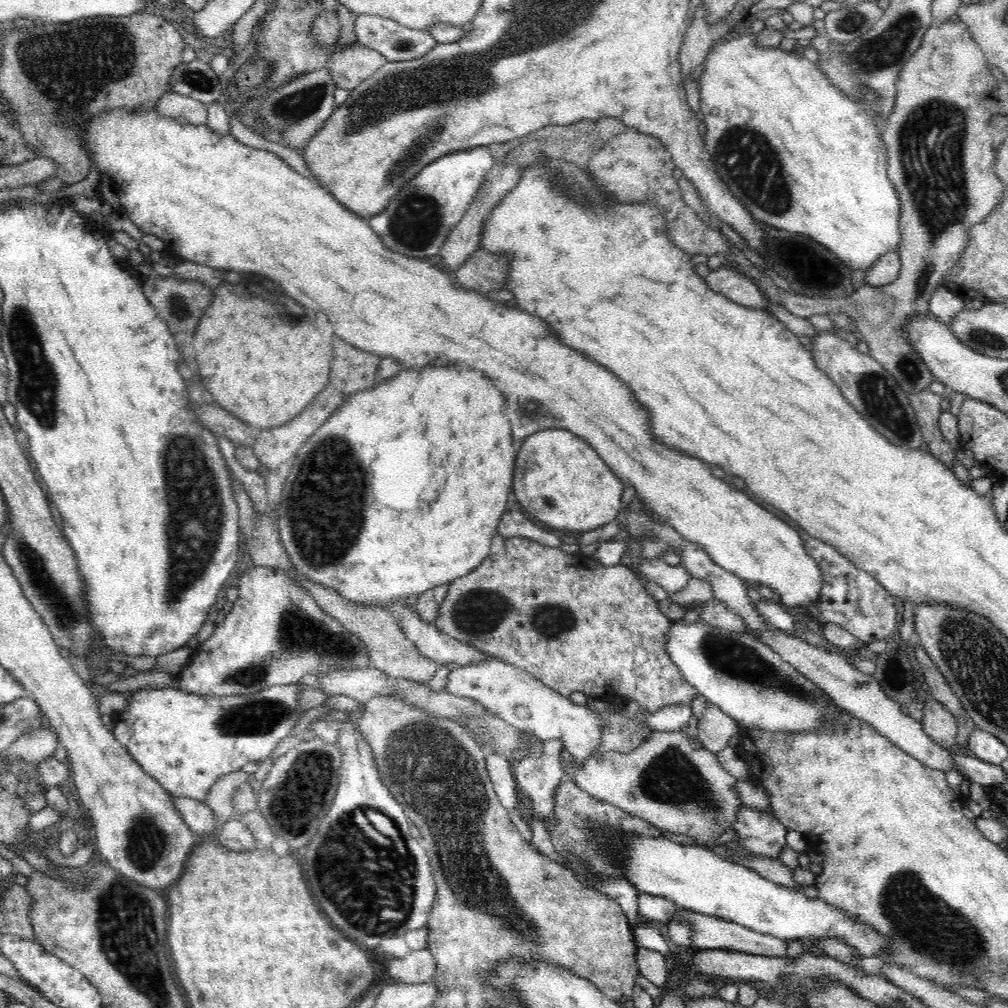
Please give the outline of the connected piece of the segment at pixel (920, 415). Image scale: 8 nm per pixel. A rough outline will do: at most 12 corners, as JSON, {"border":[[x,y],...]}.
{"border":[[926,388],[909,399],[927,450],[951,469],[960,455],[939,427],[943,396]]}

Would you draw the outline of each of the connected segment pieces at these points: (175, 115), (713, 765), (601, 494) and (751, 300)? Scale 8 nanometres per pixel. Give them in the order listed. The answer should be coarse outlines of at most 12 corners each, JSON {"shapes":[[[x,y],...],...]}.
{"shapes":[[[174,92],[155,104],[162,116],[198,126],[209,104]],[[683,730],[575,760],[593,797],[696,845],[731,830],[736,777]],[[572,432],[522,444],[512,486],[548,526],[622,511],[622,482]],[[738,267],[710,271],[708,288],[768,311],[763,291]]]}

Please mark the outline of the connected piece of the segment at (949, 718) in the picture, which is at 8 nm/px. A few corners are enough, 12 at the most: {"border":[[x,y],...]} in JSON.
{"border":[[934,698],[923,703],[924,733],[950,749],[956,717]]}

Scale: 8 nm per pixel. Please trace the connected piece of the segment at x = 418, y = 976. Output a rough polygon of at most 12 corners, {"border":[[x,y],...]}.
{"border":[[429,948],[388,962],[396,984],[434,982],[437,963]]}

